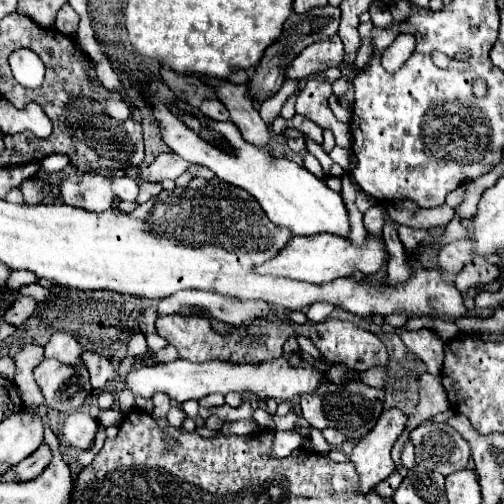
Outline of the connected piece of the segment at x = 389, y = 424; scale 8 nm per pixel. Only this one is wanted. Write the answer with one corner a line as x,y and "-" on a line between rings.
388,408
380,414
376,426
358,442
350,460
356,464
356,472
360,474
360,488
368,492
378,482
386,480
396,464
390,458
390,450
396,438
404,432
408,416
398,408

